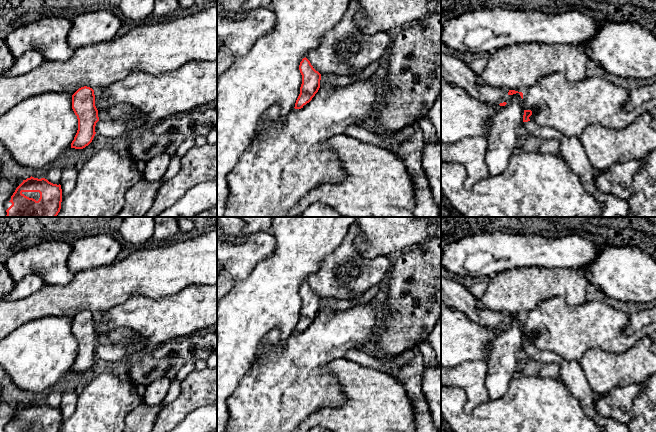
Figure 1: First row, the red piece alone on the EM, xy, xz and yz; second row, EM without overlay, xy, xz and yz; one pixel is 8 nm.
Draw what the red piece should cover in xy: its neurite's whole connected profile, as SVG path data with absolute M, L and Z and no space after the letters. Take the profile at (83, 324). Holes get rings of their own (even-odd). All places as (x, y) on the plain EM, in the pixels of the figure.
M87 310L79 312L72 319L72 333L78 343L78 354L71 372L83 373L92 366L96 358L95 350L99 345L94 314Z

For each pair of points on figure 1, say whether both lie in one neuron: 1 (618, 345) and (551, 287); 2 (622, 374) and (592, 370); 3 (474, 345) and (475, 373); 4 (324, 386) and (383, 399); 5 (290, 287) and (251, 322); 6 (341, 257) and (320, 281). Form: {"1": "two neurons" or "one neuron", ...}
{"1": "two neurons", "2": "one neuron", "3": "two neurons", "4": "two neurons", "5": "one neuron", "6": "one neuron"}

